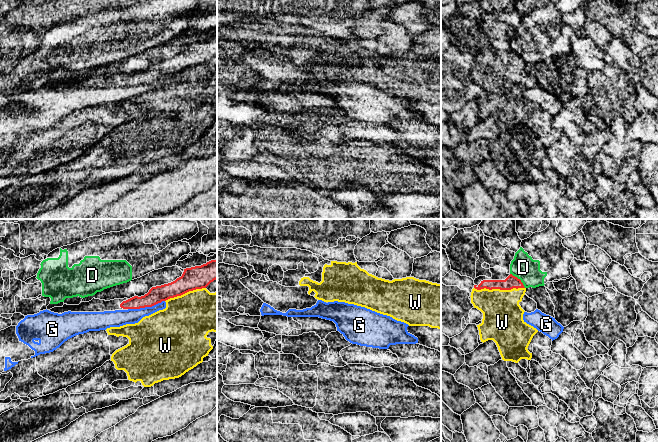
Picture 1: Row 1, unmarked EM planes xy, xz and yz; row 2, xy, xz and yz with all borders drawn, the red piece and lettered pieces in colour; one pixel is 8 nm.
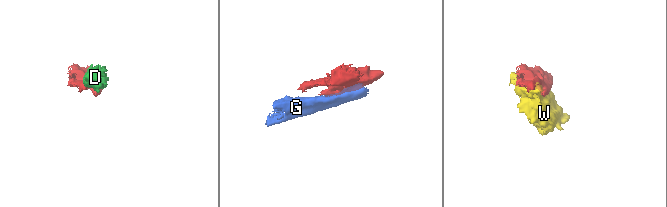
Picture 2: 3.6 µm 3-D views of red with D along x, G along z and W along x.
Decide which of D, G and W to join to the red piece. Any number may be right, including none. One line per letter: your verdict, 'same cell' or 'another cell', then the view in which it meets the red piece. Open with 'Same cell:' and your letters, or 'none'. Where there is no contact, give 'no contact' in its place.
Same cell: none
D: another cell | yz
G: another cell | xy
W: another cell | yz

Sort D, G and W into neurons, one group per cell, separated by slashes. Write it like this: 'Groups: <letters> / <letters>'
Groups: D / G / W

